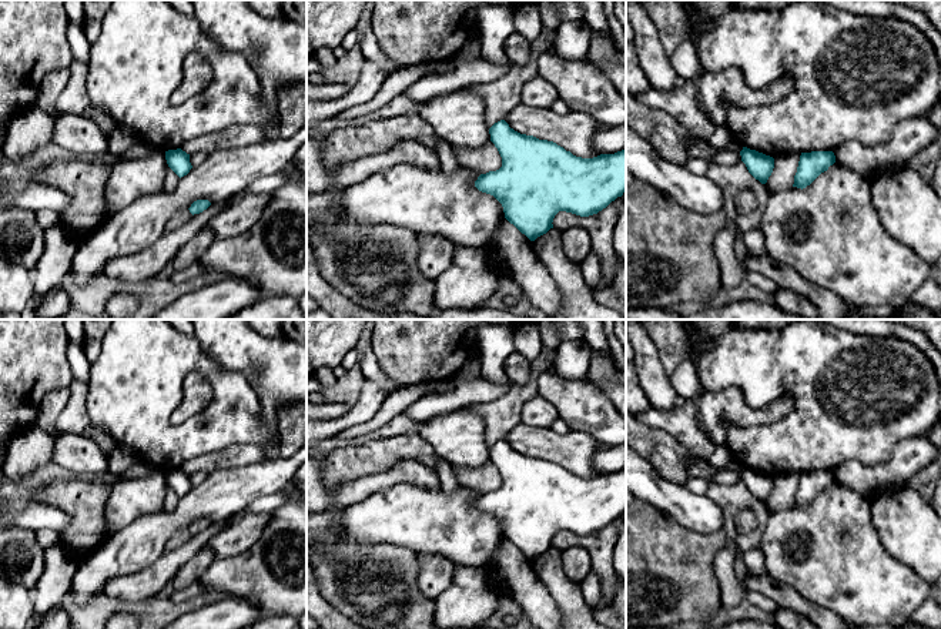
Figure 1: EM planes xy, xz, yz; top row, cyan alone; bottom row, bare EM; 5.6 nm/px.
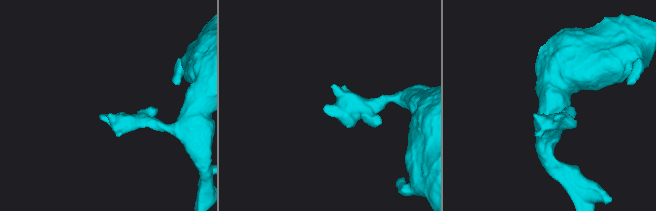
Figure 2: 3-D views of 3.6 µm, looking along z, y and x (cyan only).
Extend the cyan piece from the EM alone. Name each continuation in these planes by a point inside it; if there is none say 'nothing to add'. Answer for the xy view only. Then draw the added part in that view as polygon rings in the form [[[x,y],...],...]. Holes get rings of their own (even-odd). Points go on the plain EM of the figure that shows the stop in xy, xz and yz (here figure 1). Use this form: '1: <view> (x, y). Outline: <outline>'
nothing to add

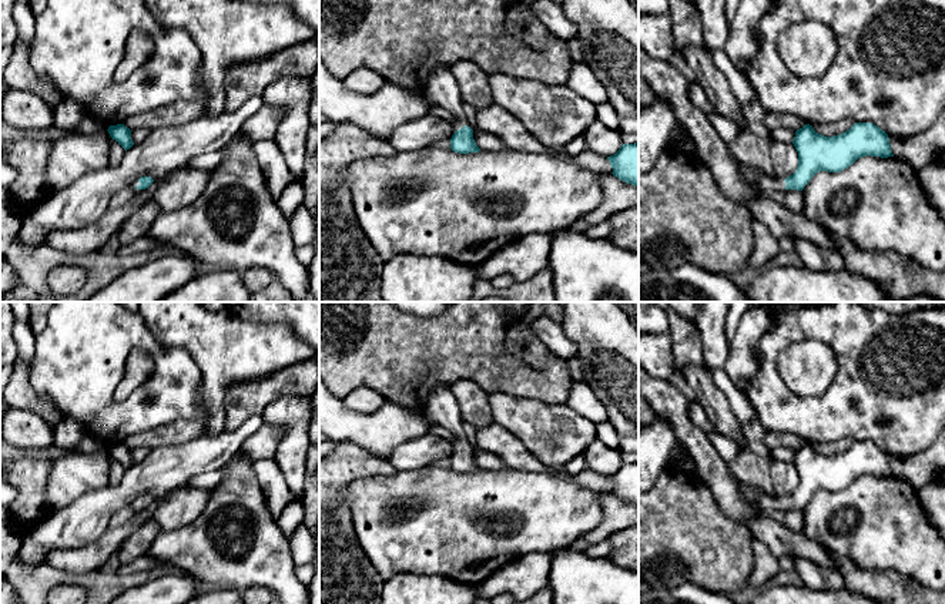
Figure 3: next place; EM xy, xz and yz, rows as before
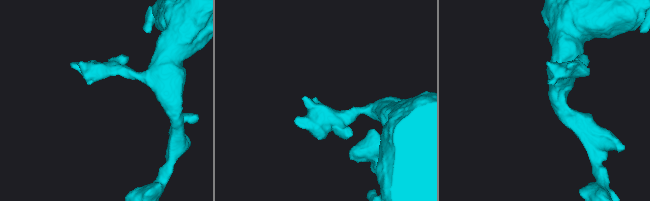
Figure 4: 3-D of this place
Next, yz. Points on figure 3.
1: yz (764, 503). Outline: [[[738,480],[738,490],[745,501],[751,503],[754,507],[757,507],[764,513],[768,513],[771,510],[785,509],[784,499],[775,496],[774,497],[765,496],[755,487],[745,484],[740,480]]]

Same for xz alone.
1: xz (441, 408). Outline: [[[439,383],[432,389],[423,415],[429,422],[448,429],[453,434],[456,450],[466,444],[460,409],[449,386]]]

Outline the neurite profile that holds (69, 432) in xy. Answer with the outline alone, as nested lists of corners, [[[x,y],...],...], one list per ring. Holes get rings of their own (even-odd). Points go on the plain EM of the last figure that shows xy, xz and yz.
[[[61,419],[61,422],[54,427],[53,444],[68,452],[86,436],[88,436],[88,429],[86,425],[76,419]]]

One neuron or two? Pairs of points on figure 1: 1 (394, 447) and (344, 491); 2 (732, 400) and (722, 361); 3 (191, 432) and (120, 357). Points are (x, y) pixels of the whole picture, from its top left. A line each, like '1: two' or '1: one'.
1: two
2: two
3: one

